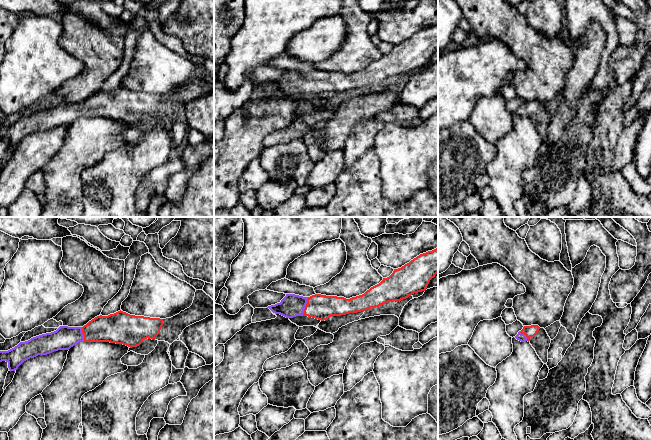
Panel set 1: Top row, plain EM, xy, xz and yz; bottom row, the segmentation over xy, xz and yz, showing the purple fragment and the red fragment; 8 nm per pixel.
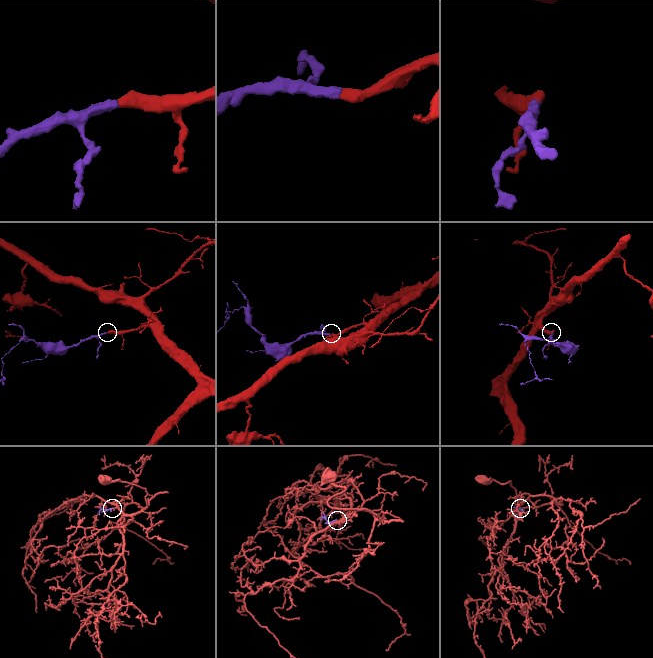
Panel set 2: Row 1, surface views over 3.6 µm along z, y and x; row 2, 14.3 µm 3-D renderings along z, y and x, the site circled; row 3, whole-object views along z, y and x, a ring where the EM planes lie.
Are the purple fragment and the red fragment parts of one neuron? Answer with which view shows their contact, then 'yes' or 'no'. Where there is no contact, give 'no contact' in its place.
contact in xz; yes

